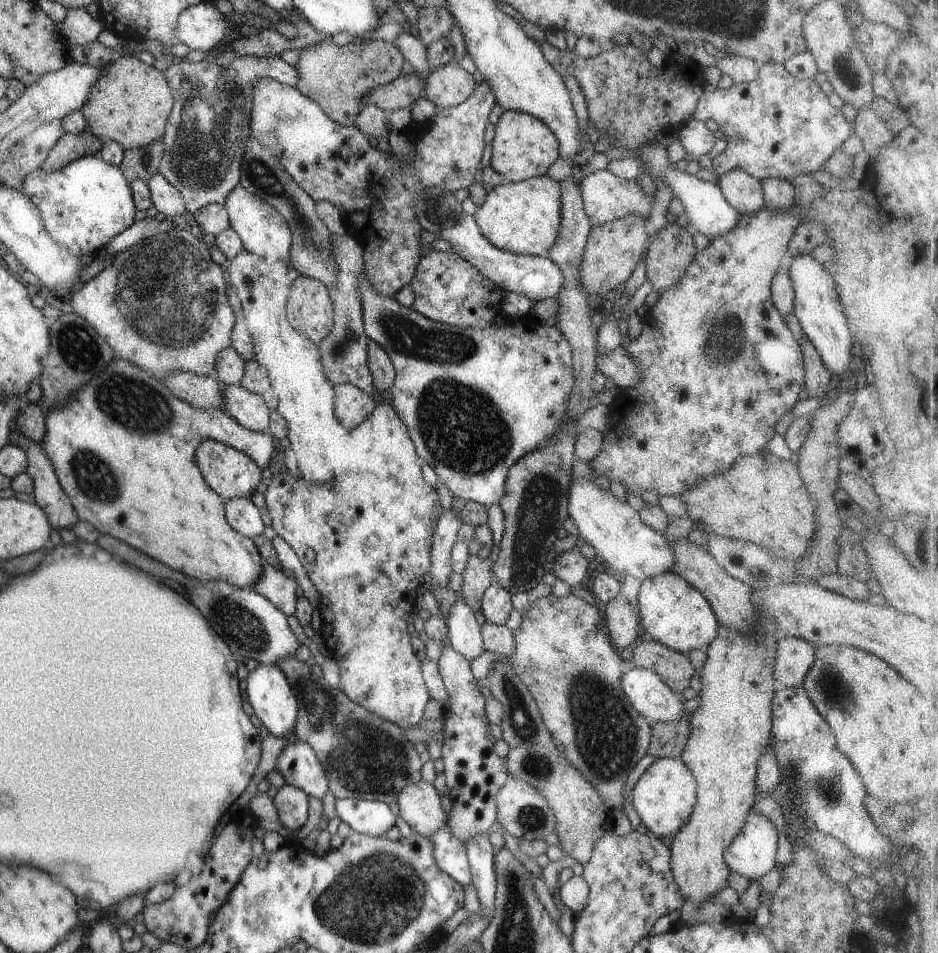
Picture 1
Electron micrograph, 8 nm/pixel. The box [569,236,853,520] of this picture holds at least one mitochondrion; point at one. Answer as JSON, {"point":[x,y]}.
{"point":[721,343]}

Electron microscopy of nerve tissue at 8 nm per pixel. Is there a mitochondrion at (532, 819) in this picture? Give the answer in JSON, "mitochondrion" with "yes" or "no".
{"mitochondrion":"yes"}

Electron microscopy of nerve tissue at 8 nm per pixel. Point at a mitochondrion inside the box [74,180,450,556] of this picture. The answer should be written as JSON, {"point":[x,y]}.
{"point":[163,295]}

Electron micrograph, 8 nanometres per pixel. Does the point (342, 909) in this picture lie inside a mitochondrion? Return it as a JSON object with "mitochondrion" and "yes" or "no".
{"mitochondrion":"yes"}

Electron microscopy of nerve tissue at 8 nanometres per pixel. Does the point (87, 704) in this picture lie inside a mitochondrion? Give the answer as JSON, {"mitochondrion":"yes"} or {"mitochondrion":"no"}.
{"mitochondrion":"yes"}

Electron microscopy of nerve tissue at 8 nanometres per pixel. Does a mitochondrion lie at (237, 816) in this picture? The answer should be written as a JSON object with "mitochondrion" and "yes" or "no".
{"mitochondrion":"no"}

